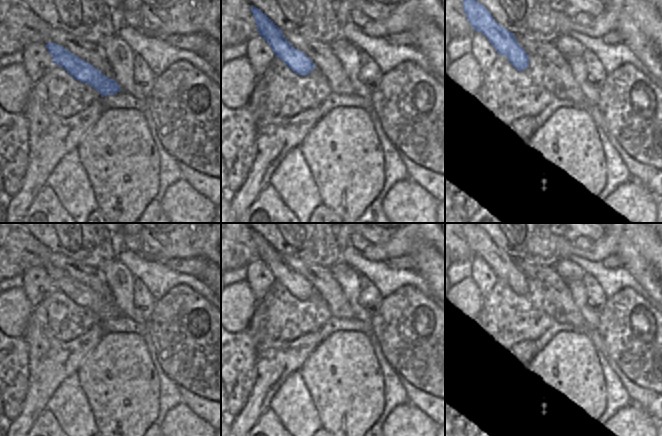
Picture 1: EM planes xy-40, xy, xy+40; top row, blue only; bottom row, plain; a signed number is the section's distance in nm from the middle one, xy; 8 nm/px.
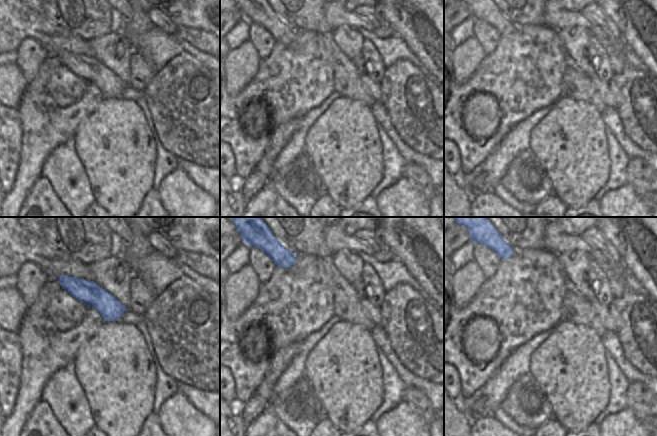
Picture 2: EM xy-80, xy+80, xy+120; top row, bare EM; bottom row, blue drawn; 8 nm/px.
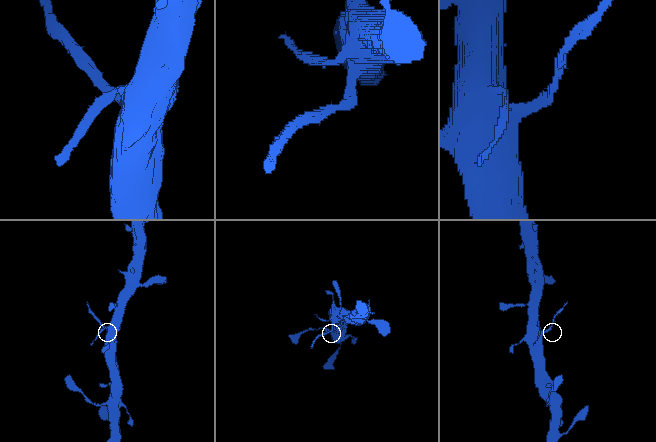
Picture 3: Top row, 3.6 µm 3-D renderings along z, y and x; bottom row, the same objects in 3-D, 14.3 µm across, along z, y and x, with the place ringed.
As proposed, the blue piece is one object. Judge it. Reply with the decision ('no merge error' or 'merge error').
merge error

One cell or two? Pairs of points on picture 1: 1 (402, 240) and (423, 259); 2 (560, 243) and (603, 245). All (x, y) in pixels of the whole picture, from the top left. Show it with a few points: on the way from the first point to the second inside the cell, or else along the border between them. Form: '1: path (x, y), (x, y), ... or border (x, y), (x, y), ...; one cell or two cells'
1: border (434, 246), (422, 245), (411, 255); two cells
2: path (571, 249), (578, 252), (592, 252); one cell

